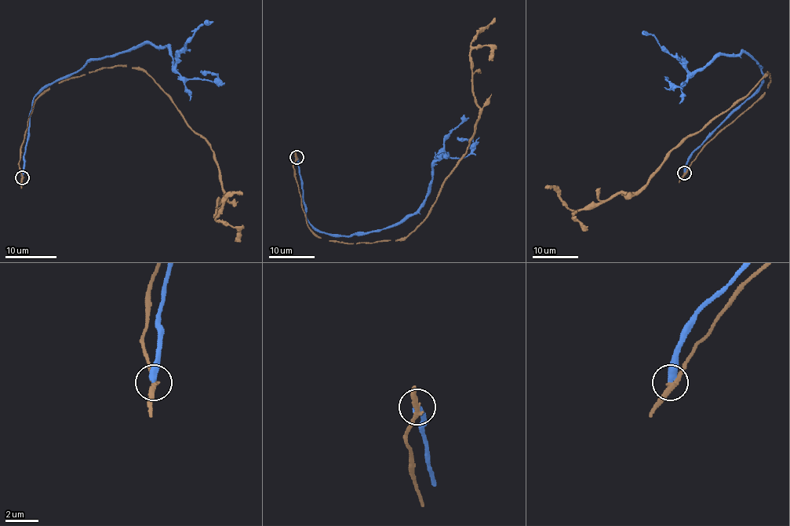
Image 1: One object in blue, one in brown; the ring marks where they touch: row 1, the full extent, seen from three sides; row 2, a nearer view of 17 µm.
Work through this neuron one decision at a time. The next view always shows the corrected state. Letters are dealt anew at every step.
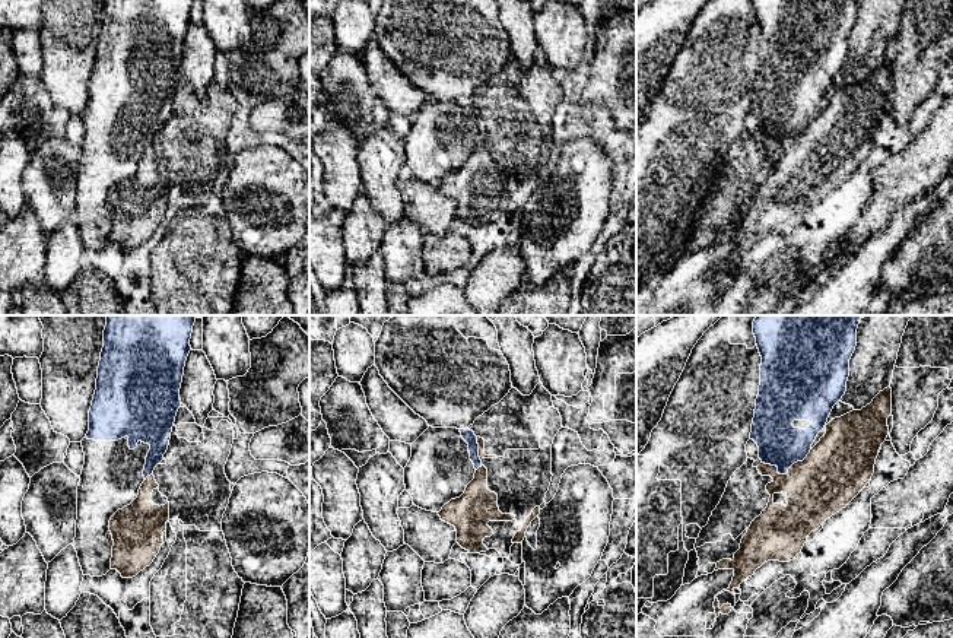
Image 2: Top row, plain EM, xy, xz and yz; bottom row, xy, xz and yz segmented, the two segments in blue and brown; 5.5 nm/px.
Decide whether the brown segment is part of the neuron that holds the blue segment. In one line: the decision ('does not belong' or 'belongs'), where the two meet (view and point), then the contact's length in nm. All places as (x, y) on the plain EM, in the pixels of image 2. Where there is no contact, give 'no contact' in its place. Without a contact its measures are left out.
does not belong | yz (785, 146) | 300 nm

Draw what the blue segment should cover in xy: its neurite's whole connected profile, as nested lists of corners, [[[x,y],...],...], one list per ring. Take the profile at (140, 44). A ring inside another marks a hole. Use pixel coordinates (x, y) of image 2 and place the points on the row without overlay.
[[[105,0],[104,20],[98,39],[96,63],[89,83],[89,104],[82,112],[85,137],[77,159],[77,193],[74,222],[83,248],[102,250],[111,242],[111,190],[130,178],[139,162],[168,123],[177,85],[187,29],[191,23],[193,0]]]

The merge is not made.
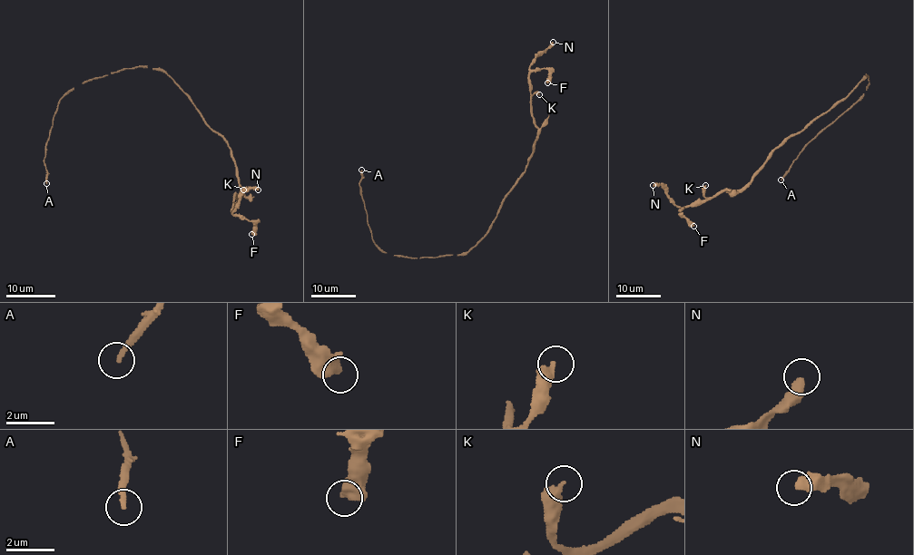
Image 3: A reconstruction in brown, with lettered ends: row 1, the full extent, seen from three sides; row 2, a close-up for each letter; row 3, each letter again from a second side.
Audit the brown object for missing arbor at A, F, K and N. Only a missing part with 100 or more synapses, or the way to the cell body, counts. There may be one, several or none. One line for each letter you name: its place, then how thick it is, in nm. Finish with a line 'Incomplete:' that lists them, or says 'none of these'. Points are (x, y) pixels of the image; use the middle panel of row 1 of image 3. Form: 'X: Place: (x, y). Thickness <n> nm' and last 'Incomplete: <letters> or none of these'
A: Place: (361, 170). Thickness 240 nm
Incomplete: A

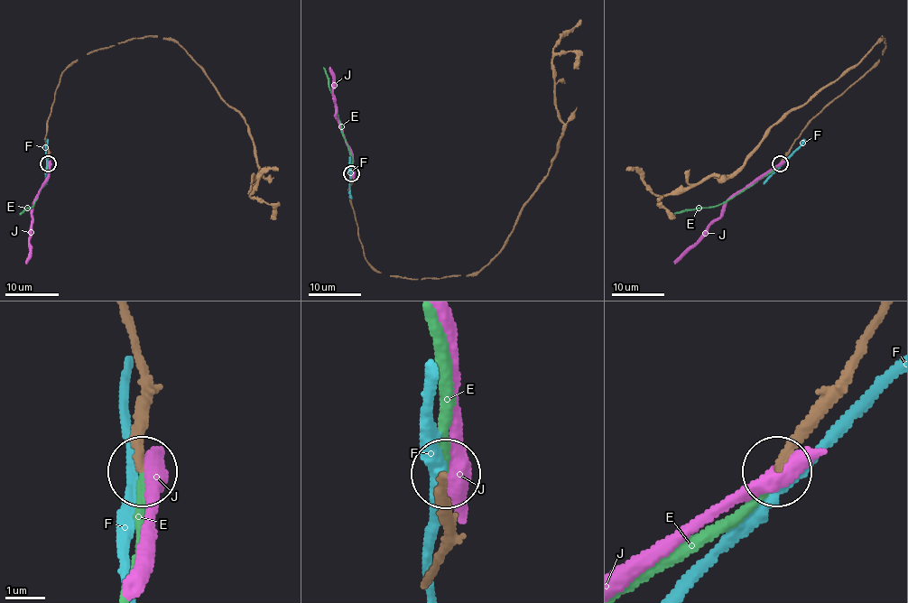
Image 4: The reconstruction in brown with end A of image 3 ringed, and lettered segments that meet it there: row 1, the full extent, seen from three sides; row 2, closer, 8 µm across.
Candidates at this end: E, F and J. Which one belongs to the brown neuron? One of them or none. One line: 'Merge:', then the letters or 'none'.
Merge: E

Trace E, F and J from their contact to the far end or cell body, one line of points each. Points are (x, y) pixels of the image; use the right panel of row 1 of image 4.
E: (780, 163), (719, 204), (684, 209), (673, 215)
F: (781, 164), (805, 139)
J: (781, 162), (727, 203), (725, 210), (675, 264)

